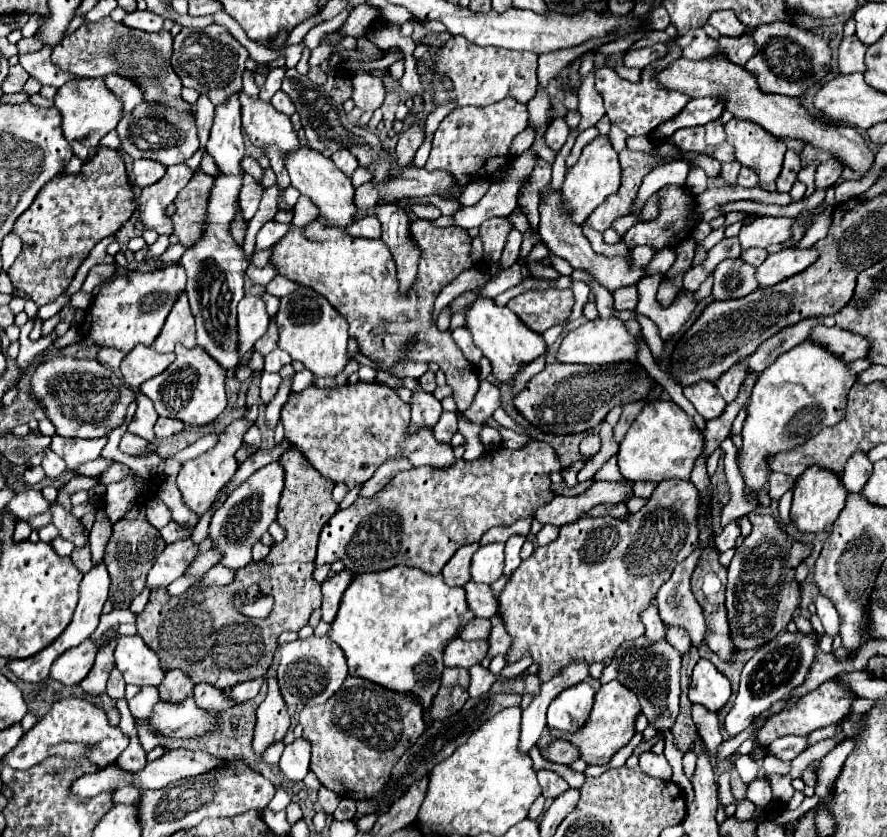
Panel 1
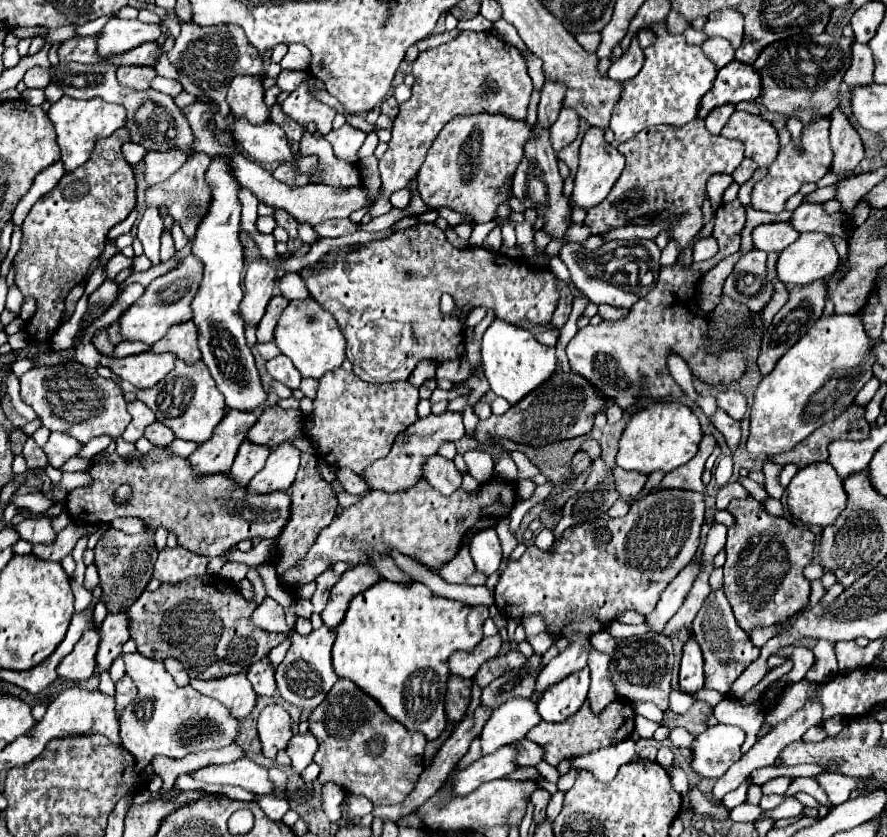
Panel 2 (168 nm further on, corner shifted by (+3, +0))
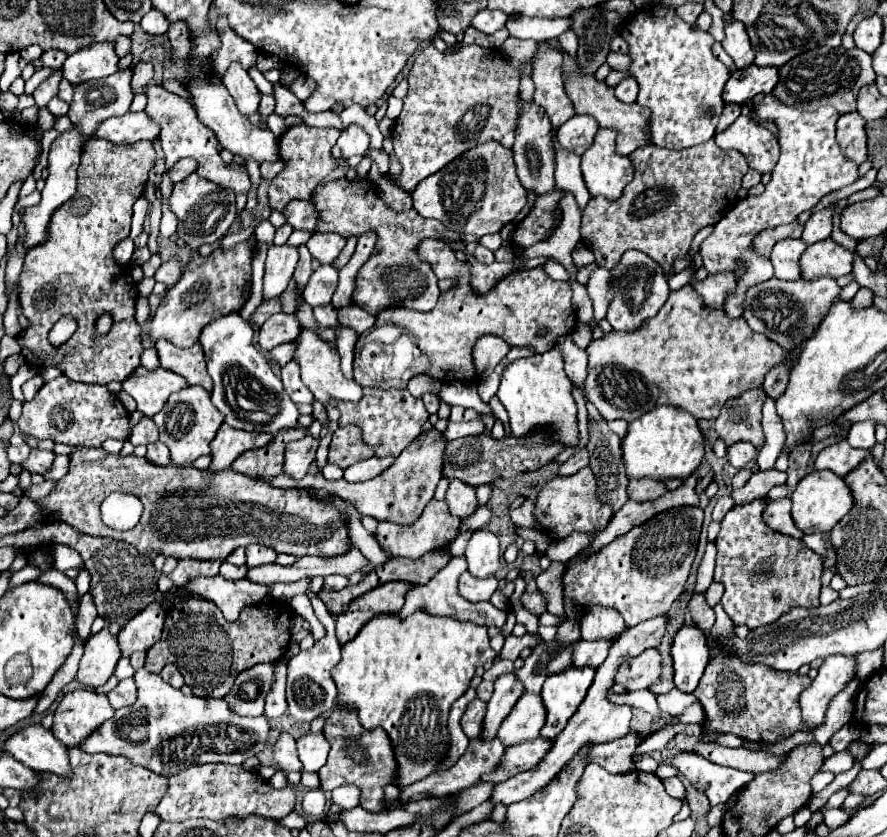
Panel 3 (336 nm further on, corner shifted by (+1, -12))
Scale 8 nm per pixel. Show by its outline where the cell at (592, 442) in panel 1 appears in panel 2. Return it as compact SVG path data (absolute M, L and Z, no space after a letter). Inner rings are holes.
M578 450L576 456L574 456L574 460L572 460L572 470L574 470L574 474L580 474L580 472L584 472L590 464L592 464L590 456L588 456L584 450Z

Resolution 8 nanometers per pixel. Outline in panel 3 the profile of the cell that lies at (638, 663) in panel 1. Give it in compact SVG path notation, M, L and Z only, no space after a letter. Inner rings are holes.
M650 648L636 658L624 660L614 676L614 682L622 684L628 692L636 688L648 688L650 684L658 682L660 668L662 668L662 658L656 648Z

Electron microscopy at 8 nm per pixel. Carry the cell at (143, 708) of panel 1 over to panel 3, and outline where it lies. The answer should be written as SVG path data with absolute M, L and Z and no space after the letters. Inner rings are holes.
M126 678L120 680L118 686L108 694L108 700L112 704L114 710L124 708L124 706L132 706L136 702L136 686L134 686L134 678Z

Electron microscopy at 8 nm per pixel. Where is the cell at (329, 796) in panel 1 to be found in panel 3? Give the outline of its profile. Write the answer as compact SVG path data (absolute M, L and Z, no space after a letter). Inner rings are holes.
M346 784L346 786L340 786L332 792L332 800L342 806L344 810L352 810L356 806L360 806L360 790L352 784Z

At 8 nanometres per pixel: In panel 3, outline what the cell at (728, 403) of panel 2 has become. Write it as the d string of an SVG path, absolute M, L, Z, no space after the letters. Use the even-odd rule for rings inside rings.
M754 388L730 400L720 416L714 422L714 430L718 438L732 446L736 442L752 442L756 448L766 442L760 420L762 420L762 406L766 400L766 392L762 388Z

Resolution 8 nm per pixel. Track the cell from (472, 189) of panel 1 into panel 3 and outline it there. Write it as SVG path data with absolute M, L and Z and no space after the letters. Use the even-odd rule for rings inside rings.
M548 260L544 268L546 268L548 276L552 276L554 280L570 280L568 270L566 270L566 268L564 268L560 262L556 262L556 260Z

